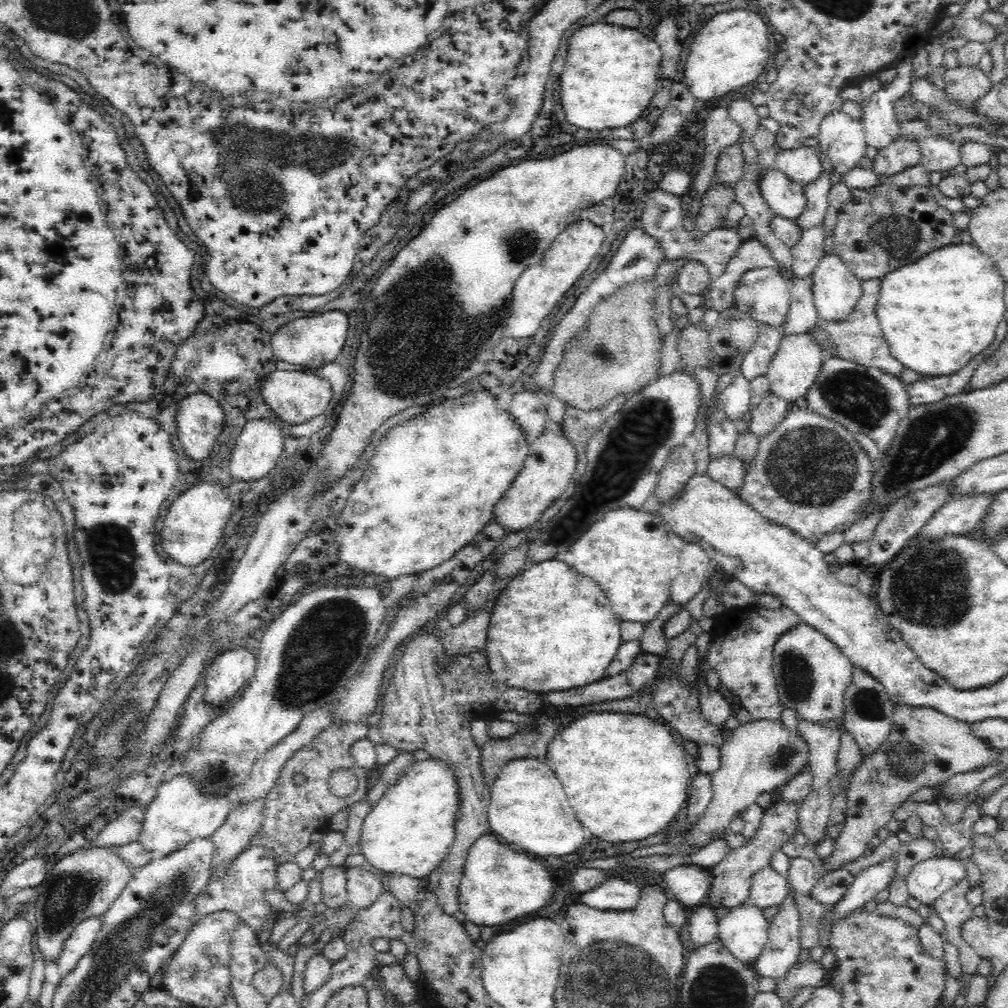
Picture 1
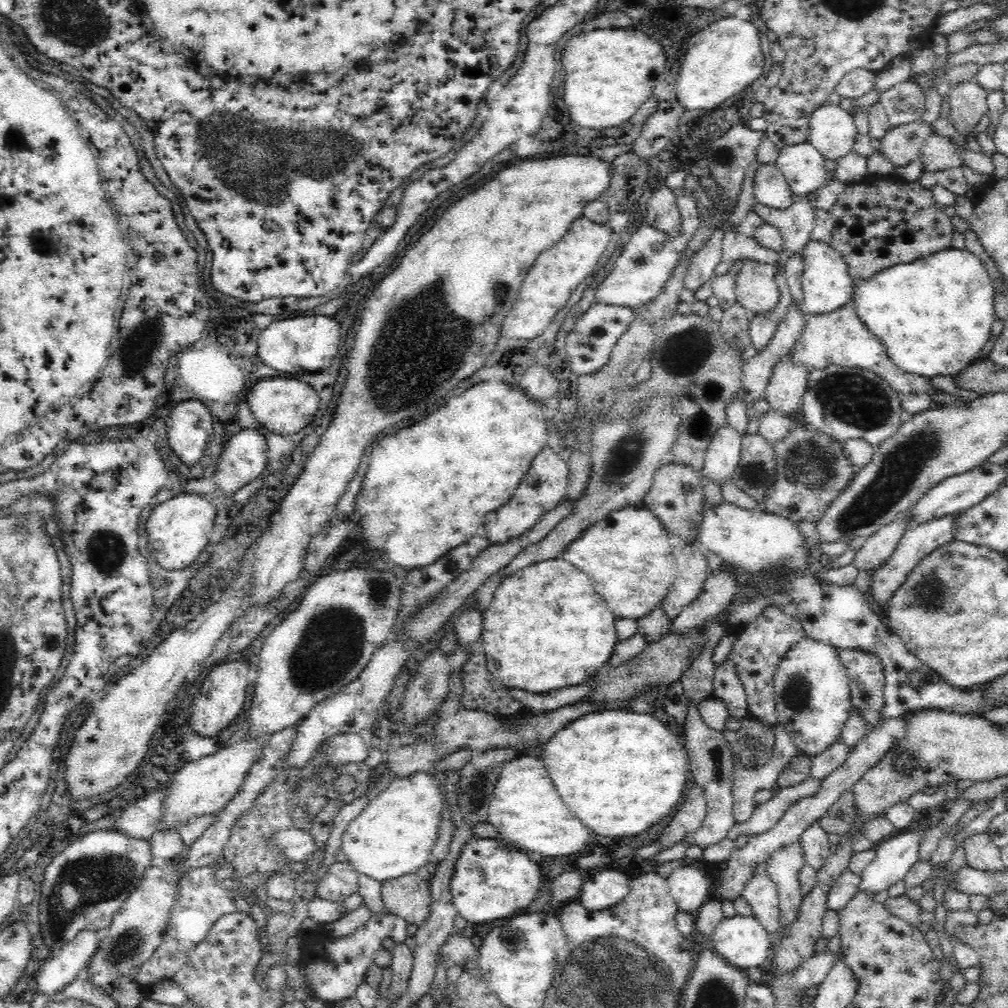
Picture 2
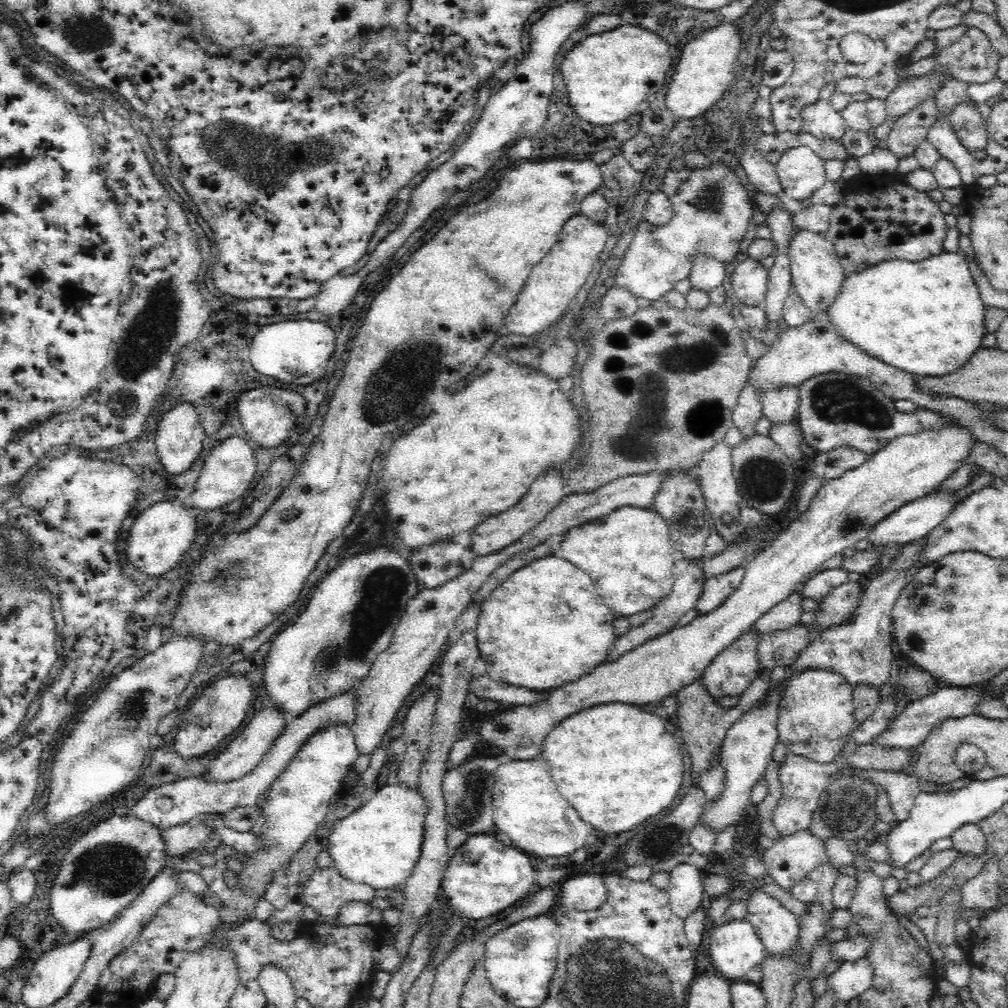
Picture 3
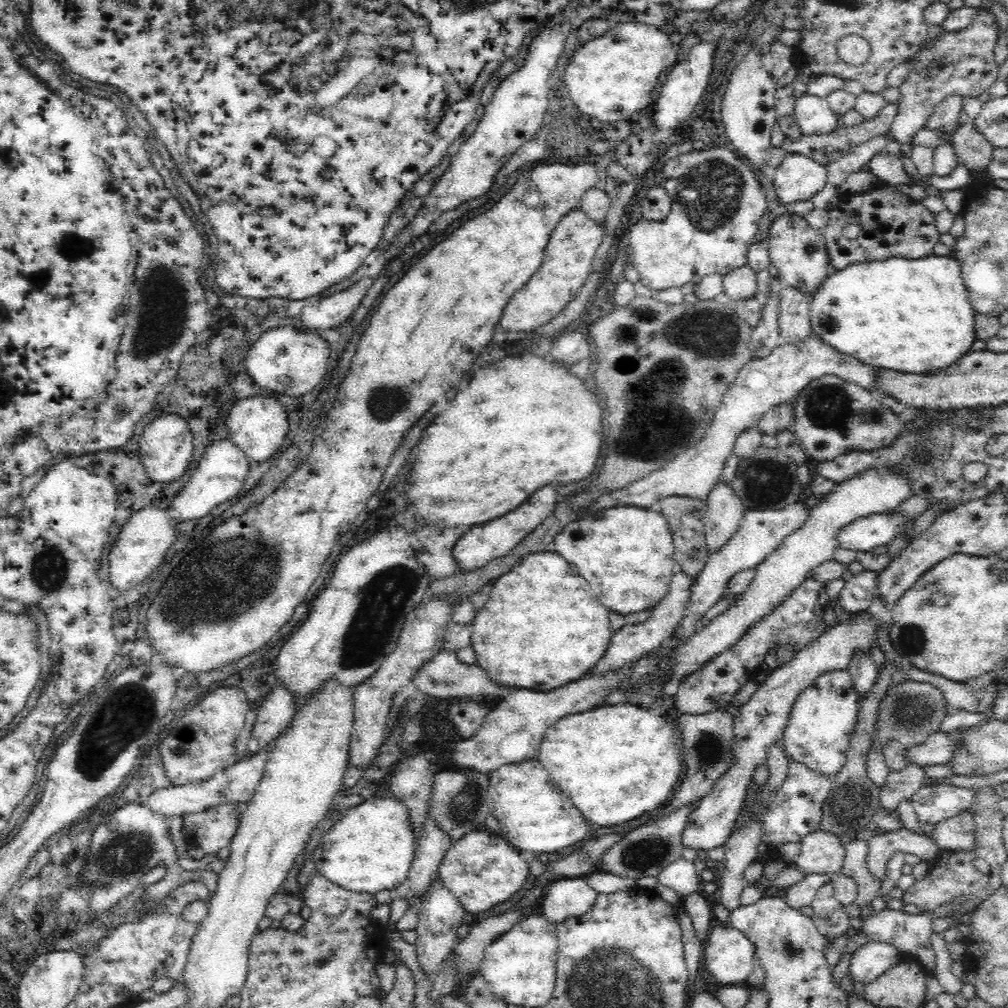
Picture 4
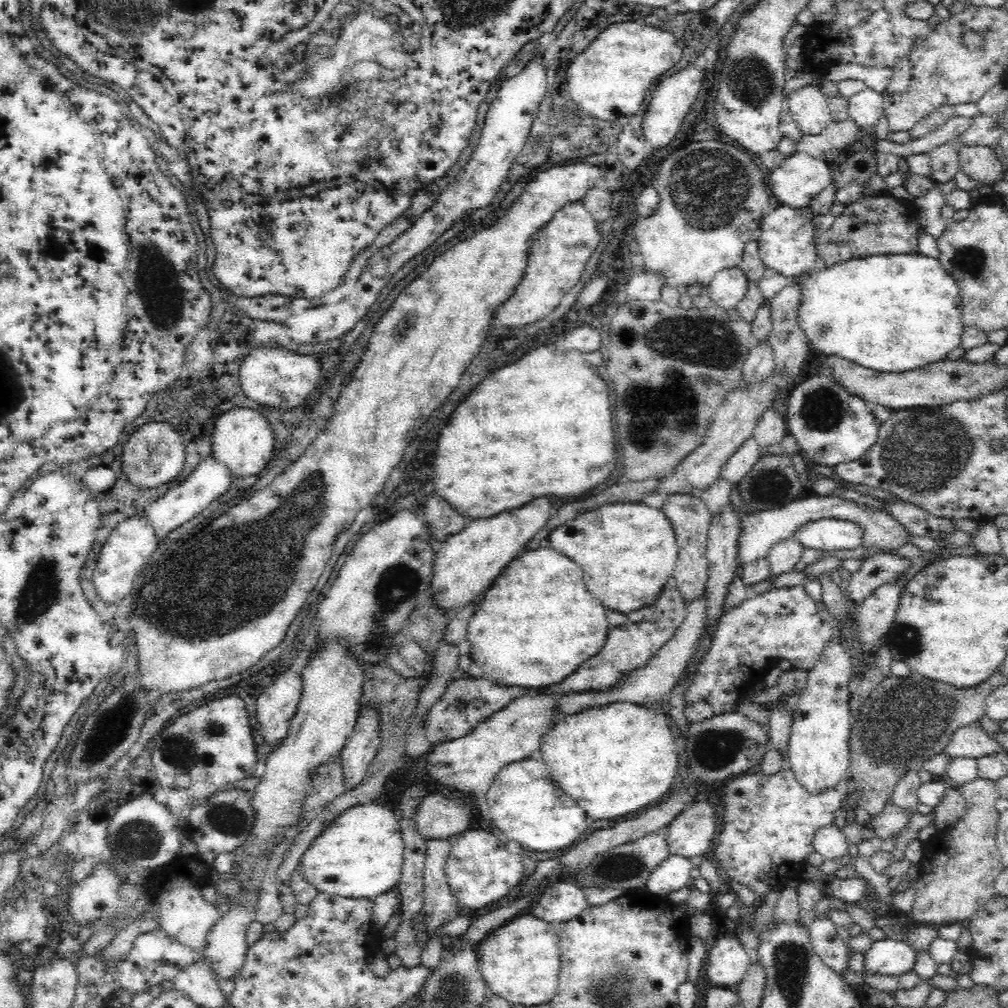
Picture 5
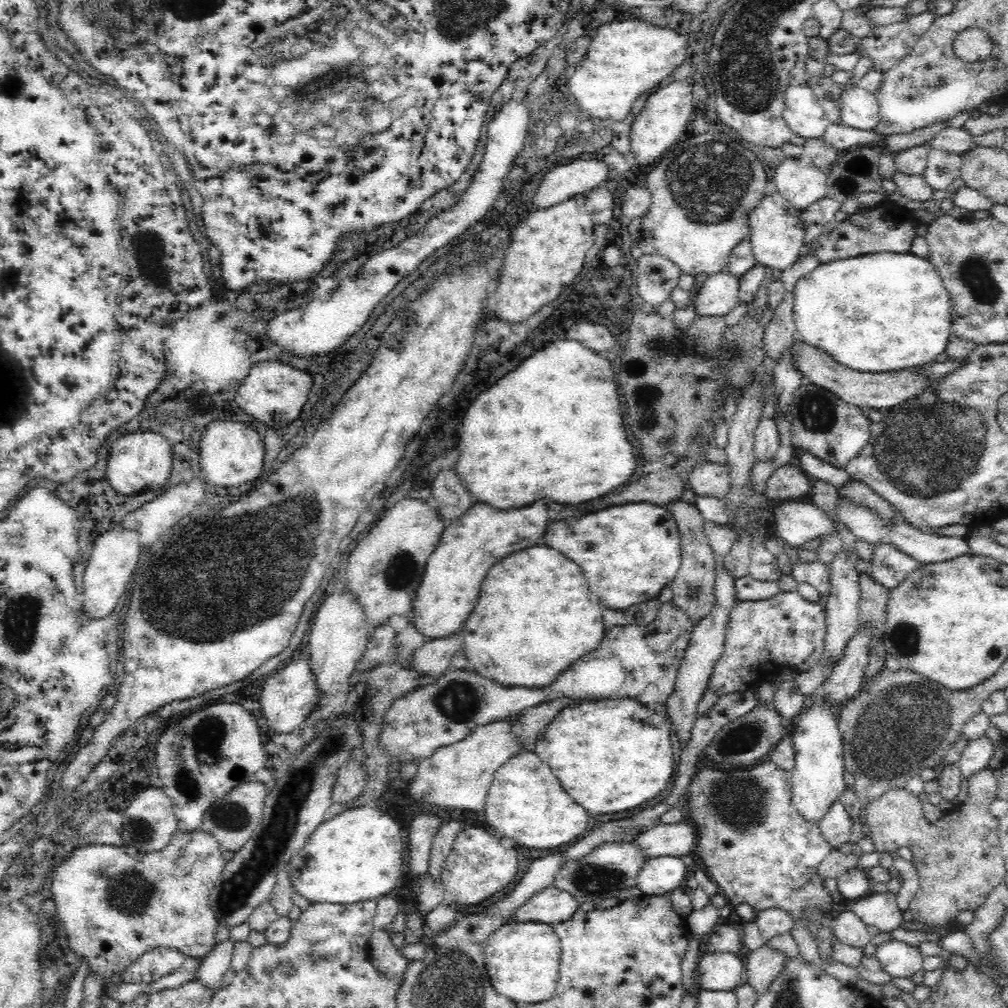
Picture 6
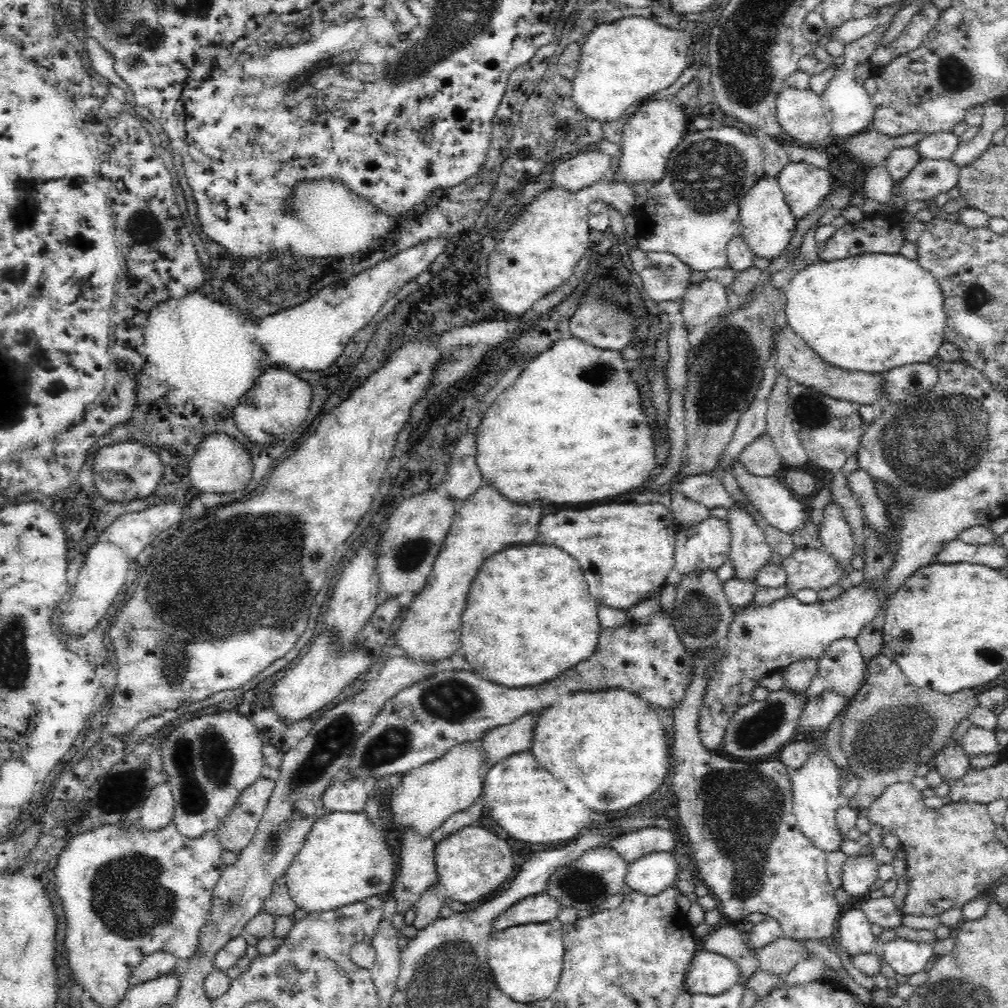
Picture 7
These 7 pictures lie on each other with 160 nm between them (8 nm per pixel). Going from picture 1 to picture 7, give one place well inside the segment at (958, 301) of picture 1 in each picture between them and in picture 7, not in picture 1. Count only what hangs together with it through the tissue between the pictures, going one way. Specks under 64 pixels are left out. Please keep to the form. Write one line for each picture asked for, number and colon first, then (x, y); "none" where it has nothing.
2: (934, 314)
3: (927, 318)
4: (913, 316)
5: (894, 313)
6: (882, 312)
7: (870, 313)

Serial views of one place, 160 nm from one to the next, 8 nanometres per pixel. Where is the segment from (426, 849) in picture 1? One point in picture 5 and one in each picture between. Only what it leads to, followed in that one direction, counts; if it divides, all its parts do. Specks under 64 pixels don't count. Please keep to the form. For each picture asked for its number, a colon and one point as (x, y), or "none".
2: (393, 836)
3: (379, 844)
4: (371, 848)
5: (360, 855)

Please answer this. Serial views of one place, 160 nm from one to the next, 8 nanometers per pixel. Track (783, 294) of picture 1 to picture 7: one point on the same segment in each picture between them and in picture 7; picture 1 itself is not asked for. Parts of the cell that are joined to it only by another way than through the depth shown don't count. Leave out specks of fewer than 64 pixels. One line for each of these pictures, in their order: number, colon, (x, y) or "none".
2: (756, 289)
3: (749, 281)
4: (740, 284)
5: (728, 287)
6: (719, 294)
7: (701, 303)

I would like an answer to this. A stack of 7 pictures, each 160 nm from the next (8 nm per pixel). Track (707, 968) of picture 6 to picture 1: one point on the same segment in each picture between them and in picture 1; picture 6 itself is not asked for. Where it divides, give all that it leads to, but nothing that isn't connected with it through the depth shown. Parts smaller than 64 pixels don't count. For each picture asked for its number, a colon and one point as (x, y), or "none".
1: (744, 930)
2: (742, 940)
3: (735, 948)
4: (729, 955)
5: (727, 961)

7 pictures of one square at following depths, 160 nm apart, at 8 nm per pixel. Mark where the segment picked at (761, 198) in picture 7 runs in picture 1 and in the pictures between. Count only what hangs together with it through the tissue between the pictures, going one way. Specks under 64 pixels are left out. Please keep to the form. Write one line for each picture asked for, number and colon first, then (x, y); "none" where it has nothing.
1: (837, 290)
2: (827, 285)
3: (816, 272)
4: (799, 252)
5: (786, 244)
6: (776, 238)

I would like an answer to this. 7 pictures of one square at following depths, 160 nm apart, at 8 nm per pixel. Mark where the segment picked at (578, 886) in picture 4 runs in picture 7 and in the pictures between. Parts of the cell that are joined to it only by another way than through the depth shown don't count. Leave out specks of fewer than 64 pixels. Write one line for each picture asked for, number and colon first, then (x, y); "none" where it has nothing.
5: (563, 901)
6: (551, 906)
7: (541, 908)

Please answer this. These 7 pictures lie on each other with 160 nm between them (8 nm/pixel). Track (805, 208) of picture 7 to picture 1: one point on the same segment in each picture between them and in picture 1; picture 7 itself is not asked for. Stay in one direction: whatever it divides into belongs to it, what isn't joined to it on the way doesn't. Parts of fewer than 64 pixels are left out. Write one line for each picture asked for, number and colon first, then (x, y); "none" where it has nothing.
1: (802, 165)
2: (802, 165)
3: (801, 172)
4: (798, 177)
5: (800, 178)
6: (799, 181)

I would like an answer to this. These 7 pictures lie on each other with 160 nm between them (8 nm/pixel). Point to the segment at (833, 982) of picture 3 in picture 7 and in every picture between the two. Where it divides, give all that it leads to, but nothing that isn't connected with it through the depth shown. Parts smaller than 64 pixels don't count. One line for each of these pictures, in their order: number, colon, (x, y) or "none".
4: (870, 961)
5: (888, 957)
6: (899, 959)
7: (905, 957)

